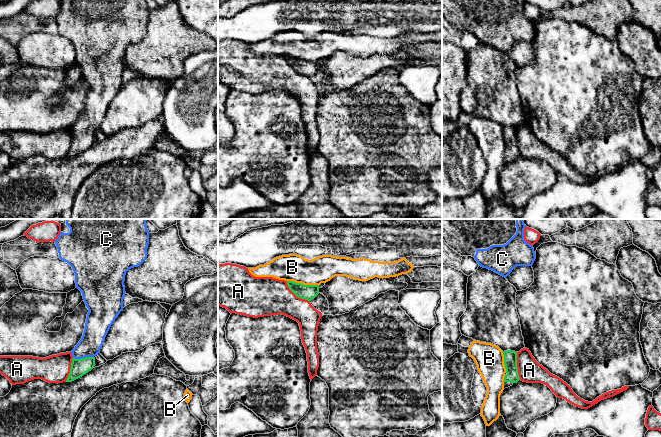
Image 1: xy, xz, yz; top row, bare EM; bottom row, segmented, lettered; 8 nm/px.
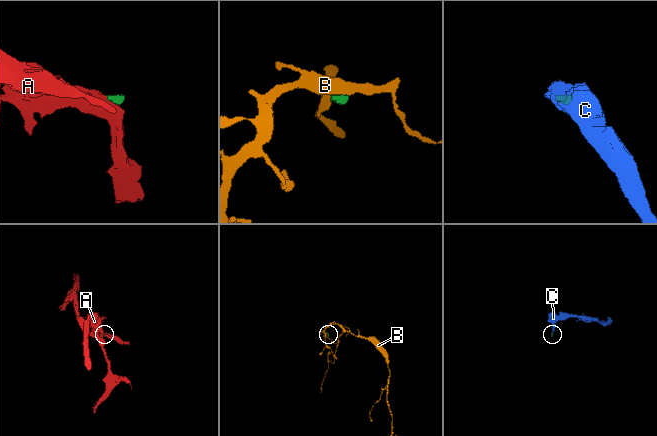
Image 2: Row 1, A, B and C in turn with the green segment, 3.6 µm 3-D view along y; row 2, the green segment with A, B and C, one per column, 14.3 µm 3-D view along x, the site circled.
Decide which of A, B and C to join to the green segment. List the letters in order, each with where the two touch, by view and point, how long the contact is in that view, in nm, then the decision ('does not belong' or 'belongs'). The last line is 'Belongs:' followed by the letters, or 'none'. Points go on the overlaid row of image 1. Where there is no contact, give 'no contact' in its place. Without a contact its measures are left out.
A: xz (296, 295) | 260 nm | does not belong
B: xz (302, 284) | 260 nm | does not belong
C: xy (83, 358) | 170 nm | belongs
Belongs: C

